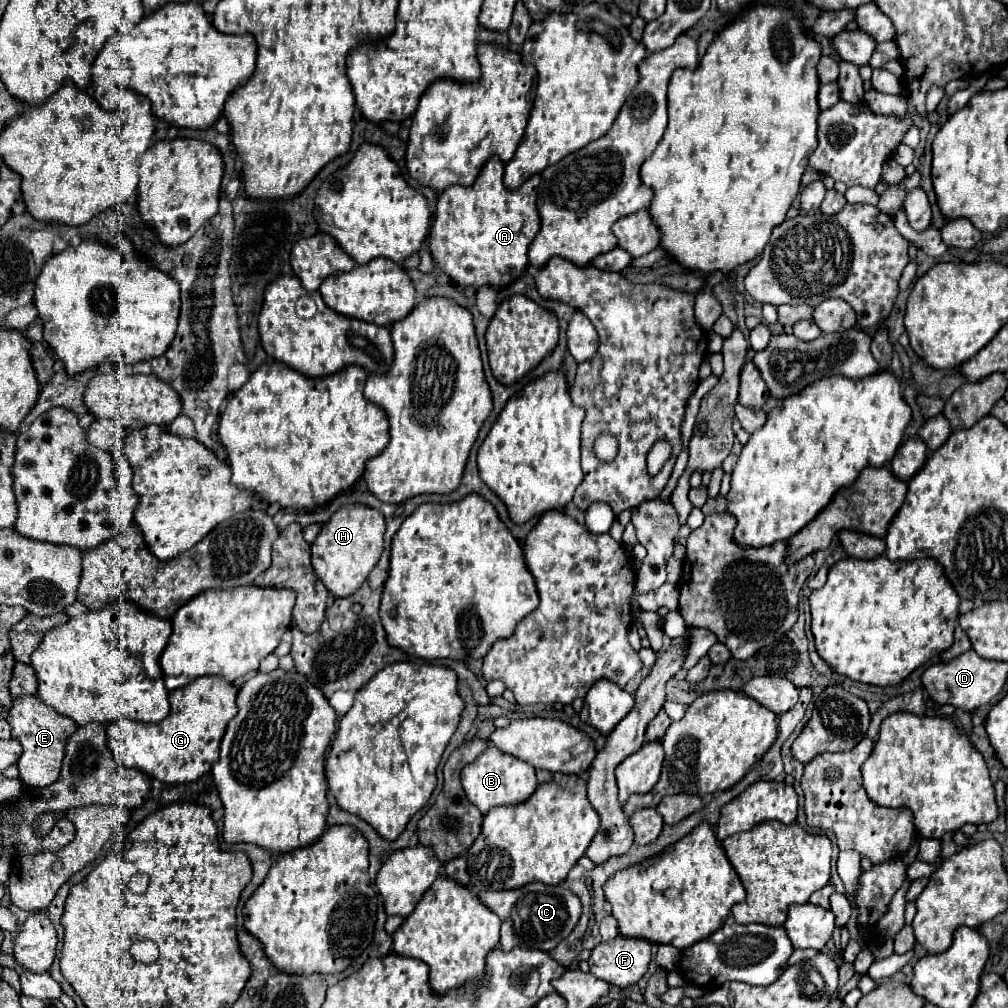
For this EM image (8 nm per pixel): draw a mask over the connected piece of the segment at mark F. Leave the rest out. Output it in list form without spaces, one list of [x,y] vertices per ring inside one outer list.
[[[615,936],[613,940],[601,942],[599,946],[595,946],[591,950],[589,968],[591,968],[593,976],[597,976],[597,978],[601,978],[601,980],[605,980],[605,982],[609,982],[613,986],[625,988],[625,986],[637,984],[637,980],[647,972],[649,960],[651,960],[651,942],[649,940]]]

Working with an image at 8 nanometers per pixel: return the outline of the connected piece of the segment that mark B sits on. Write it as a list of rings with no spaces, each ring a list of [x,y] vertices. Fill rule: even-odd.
[[[487,748],[477,756],[475,762],[471,762],[463,772],[461,772],[461,782],[465,788],[467,798],[483,812],[487,814],[489,808],[493,806],[509,806],[509,804],[519,804],[525,802],[537,788],[537,778],[535,778],[535,768],[529,766],[523,760],[511,758],[511,754],[501,754],[497,748]]]

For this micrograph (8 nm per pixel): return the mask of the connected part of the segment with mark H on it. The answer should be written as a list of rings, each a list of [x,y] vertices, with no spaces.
[[[341,506],[321,528],[319,536],[311,546],[313,568],[321,582],[335,598],[353,594],[369,576],[369,572],[379,562],[383,552],[383,534],[385,534],[385,516],[371,506]]]

